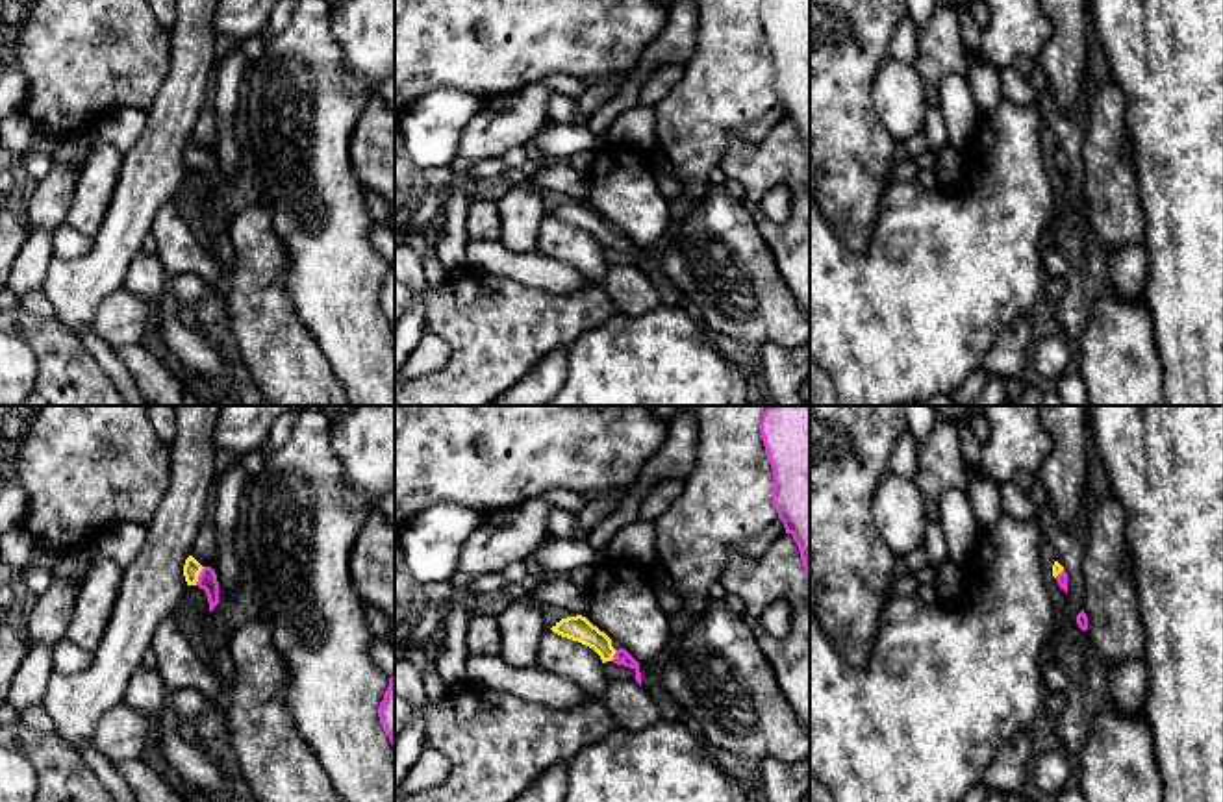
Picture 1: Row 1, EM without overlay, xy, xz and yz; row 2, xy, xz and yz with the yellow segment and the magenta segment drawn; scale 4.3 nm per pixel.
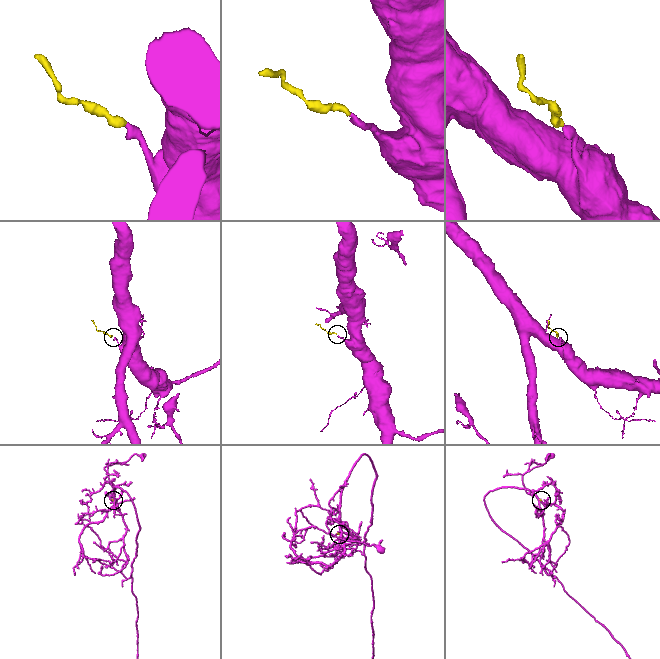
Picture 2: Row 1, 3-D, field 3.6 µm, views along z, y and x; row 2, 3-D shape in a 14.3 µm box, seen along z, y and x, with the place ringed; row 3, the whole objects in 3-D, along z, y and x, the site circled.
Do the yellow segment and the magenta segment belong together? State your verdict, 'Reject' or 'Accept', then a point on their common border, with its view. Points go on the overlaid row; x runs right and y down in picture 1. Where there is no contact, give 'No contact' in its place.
Accept. Touches yellow at xy (199, 575)

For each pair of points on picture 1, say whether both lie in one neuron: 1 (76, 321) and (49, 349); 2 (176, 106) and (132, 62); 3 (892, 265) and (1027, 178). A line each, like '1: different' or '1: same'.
1: different
2: different
3: same

